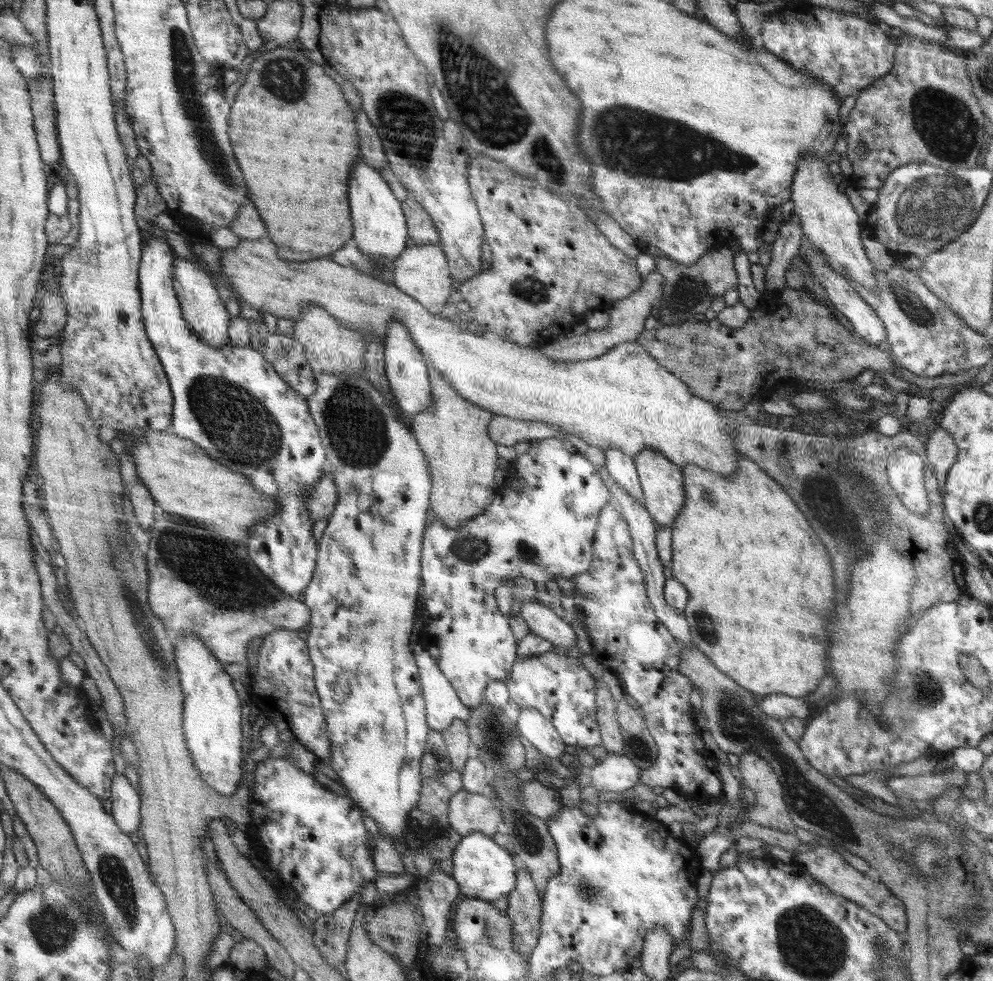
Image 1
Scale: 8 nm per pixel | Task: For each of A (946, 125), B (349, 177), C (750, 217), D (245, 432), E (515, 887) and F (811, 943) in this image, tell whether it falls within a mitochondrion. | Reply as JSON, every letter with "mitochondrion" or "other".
{"A":"mitochondrion","B":"other","C":"other","D":"mitochondrion","E":"other","F":"mitochondrion"}

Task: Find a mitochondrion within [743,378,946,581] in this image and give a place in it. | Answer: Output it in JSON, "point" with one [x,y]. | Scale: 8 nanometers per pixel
{"point":[829,507]}

